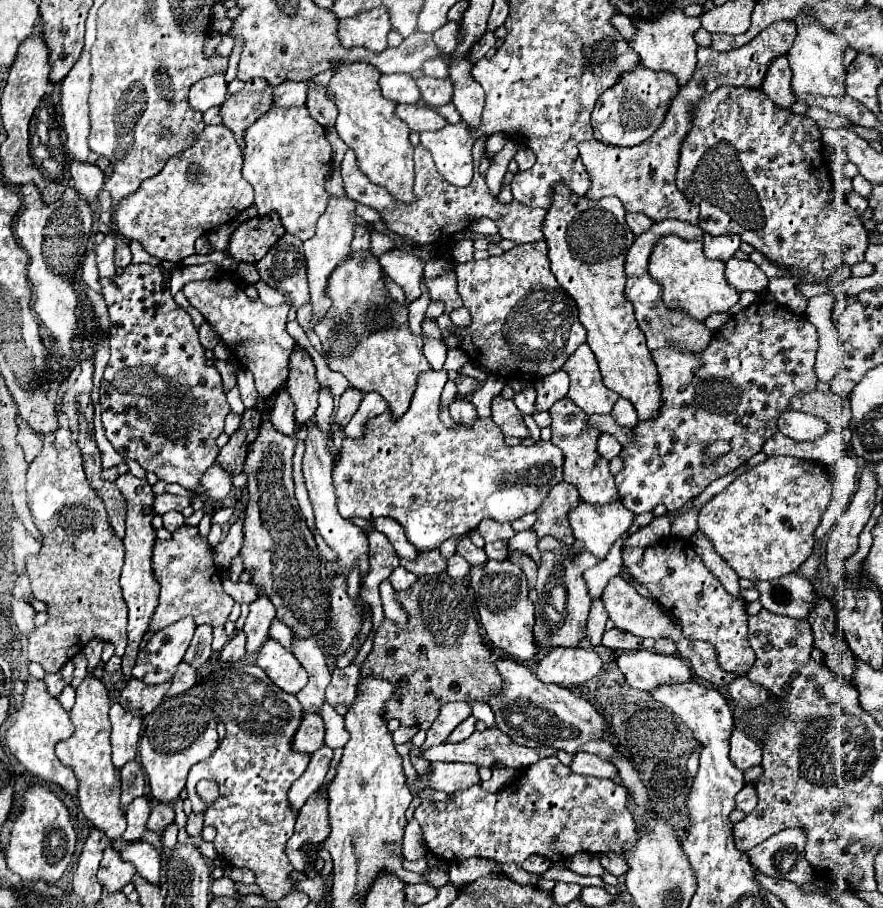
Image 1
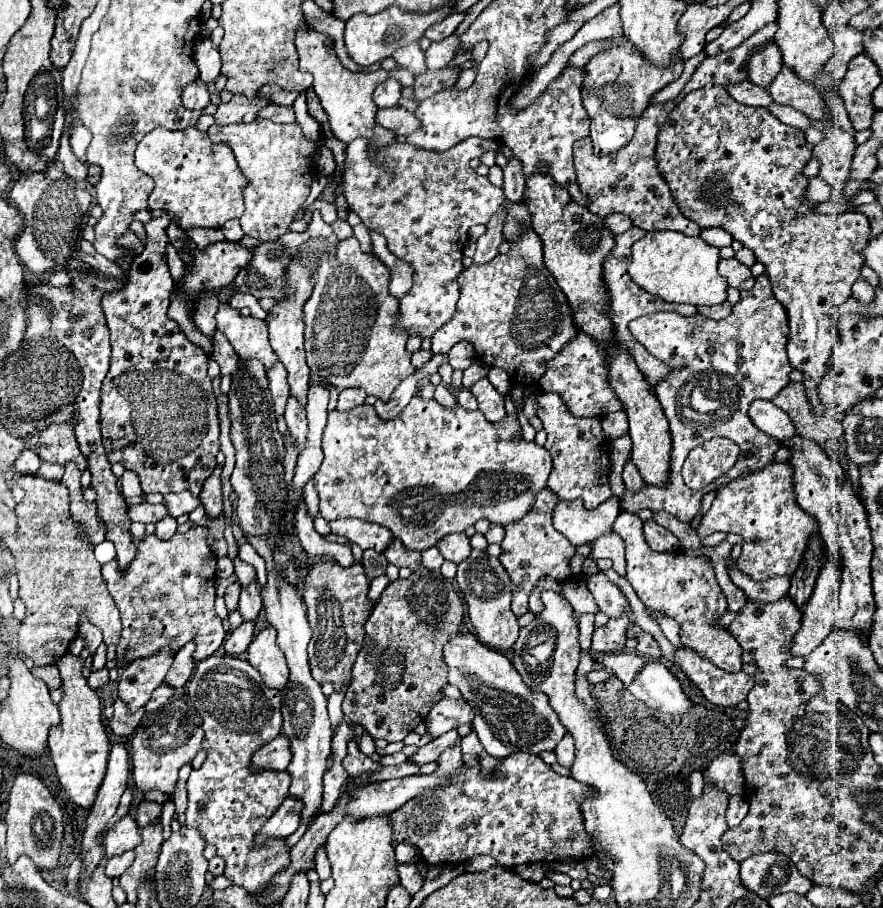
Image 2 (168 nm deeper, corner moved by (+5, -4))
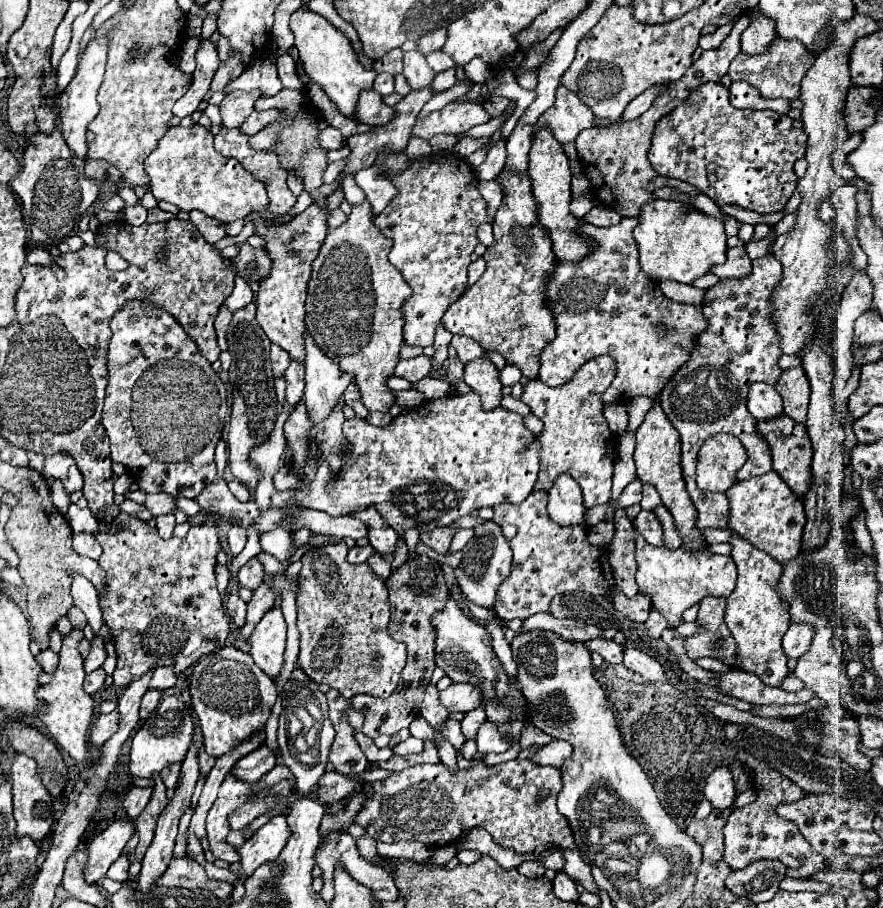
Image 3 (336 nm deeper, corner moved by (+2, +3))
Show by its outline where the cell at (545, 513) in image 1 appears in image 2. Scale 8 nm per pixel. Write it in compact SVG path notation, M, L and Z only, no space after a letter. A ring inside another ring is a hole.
M542 490L534 498L524 518L504 526L506 536L500 544L502 546L500 562L506 568L512 582L512 612L516 616L522 616L528 612L528 596L532 588L540 582L540 578L548 576L556 582L566 582L566 580L572 580L574 576L570 570L570 558L574 556L574 546L566 542L566 538L562 538L562 534L558 534L550 522L554 502L558 502L558 496L552 490Z

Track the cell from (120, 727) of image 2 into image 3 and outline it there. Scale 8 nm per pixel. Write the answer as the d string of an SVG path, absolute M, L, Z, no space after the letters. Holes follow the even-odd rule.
M117 709L109 715L99 715L99 719L91 727L91 743L103 745L111 735L117 733L117 723L119 723L119 711Z

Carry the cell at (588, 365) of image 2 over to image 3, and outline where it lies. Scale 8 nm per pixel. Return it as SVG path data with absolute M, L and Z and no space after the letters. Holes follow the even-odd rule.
M623 217L619 225L613 227L583 227L581 233L597 239L599 247L581 259L579 263L555 263L553 279L549 281L549 309L553 309L553 315L557 319L557 337L553 343L549 343L541 353L541 371L539 379L549 385L557 387L567 383L573 373L589 359L597 355L611 355L617 363L617 375L611 381L609 389L601 395L603 403L623 403L631 401L635 397L651 397L655 399L661 389L667 385L667 381L679 371L679 367L689 359L693 339L705 329L707 321L701 313L701 307L695 305L683 305L667 299L663 291L659 289L659 283L649 279L637 261L637 243L633 239L633 229L637 227L635 217ZM663 323L665 329L679 331L679 341L659 341L659 335L655 333L655 325Z

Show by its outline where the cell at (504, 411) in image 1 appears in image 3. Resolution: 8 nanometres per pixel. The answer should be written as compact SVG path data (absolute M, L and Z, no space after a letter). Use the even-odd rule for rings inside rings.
M475 359L471 363L465 365L465 383L479 393L481 403L487 409L495 409L497 405L501 405L501 381L499 381L499 371L495 369L495 365L489 359Z

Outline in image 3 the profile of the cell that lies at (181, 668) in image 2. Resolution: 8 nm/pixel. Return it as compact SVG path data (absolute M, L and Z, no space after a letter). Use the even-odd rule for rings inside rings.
M157 667L153 671L149 689L169 689L177 683L177 673L173 671L173 667Z

